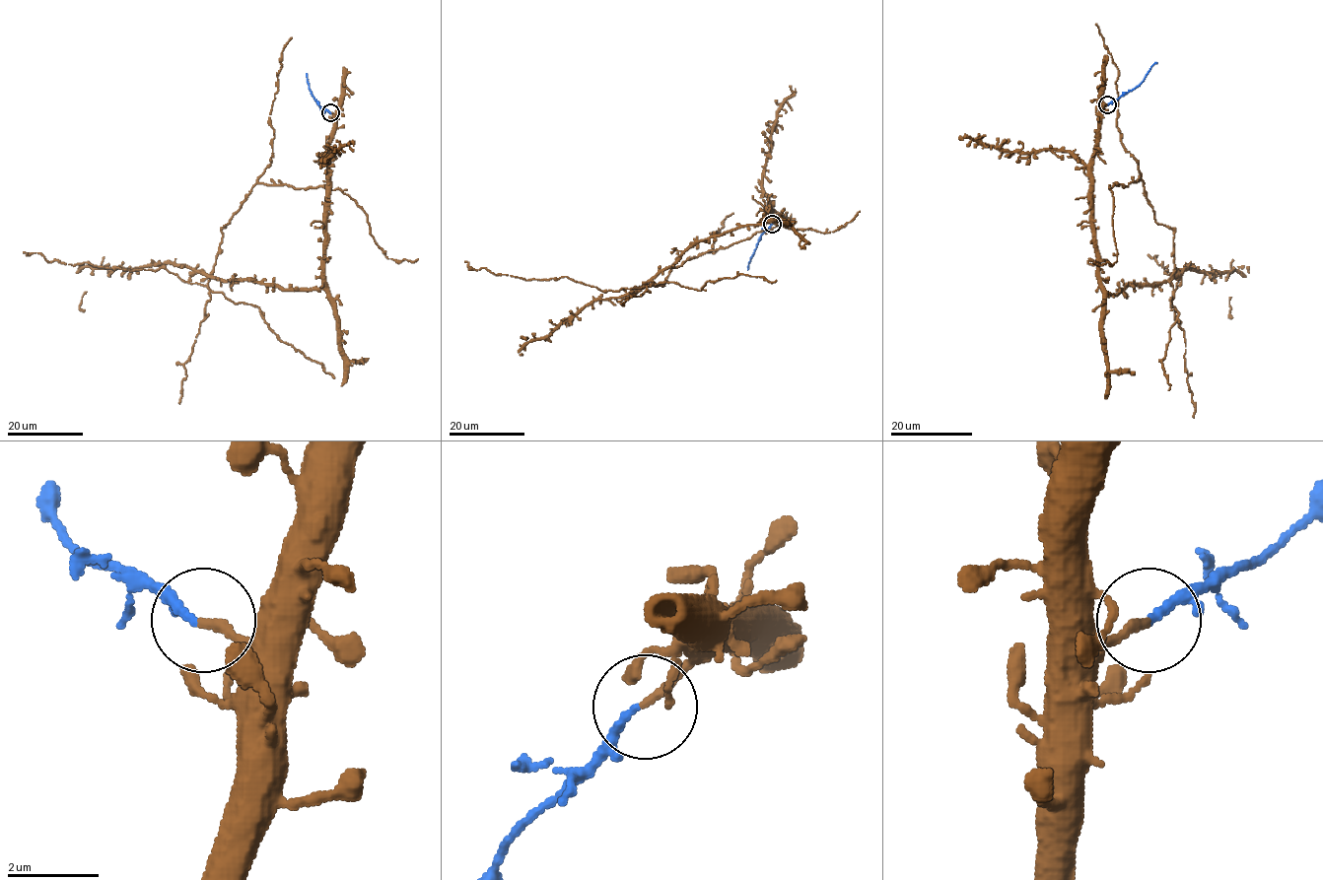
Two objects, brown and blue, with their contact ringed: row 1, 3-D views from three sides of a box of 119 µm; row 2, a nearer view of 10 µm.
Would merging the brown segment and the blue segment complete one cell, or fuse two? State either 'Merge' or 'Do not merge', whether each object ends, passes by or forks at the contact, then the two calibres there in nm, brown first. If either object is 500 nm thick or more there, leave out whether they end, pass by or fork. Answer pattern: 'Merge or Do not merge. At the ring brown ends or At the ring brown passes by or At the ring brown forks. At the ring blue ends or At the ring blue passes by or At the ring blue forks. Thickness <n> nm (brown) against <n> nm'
Do not merge. At the ring brown ends. At the ring blue ends. Thickness 180 nm (brown) against 180 nm

